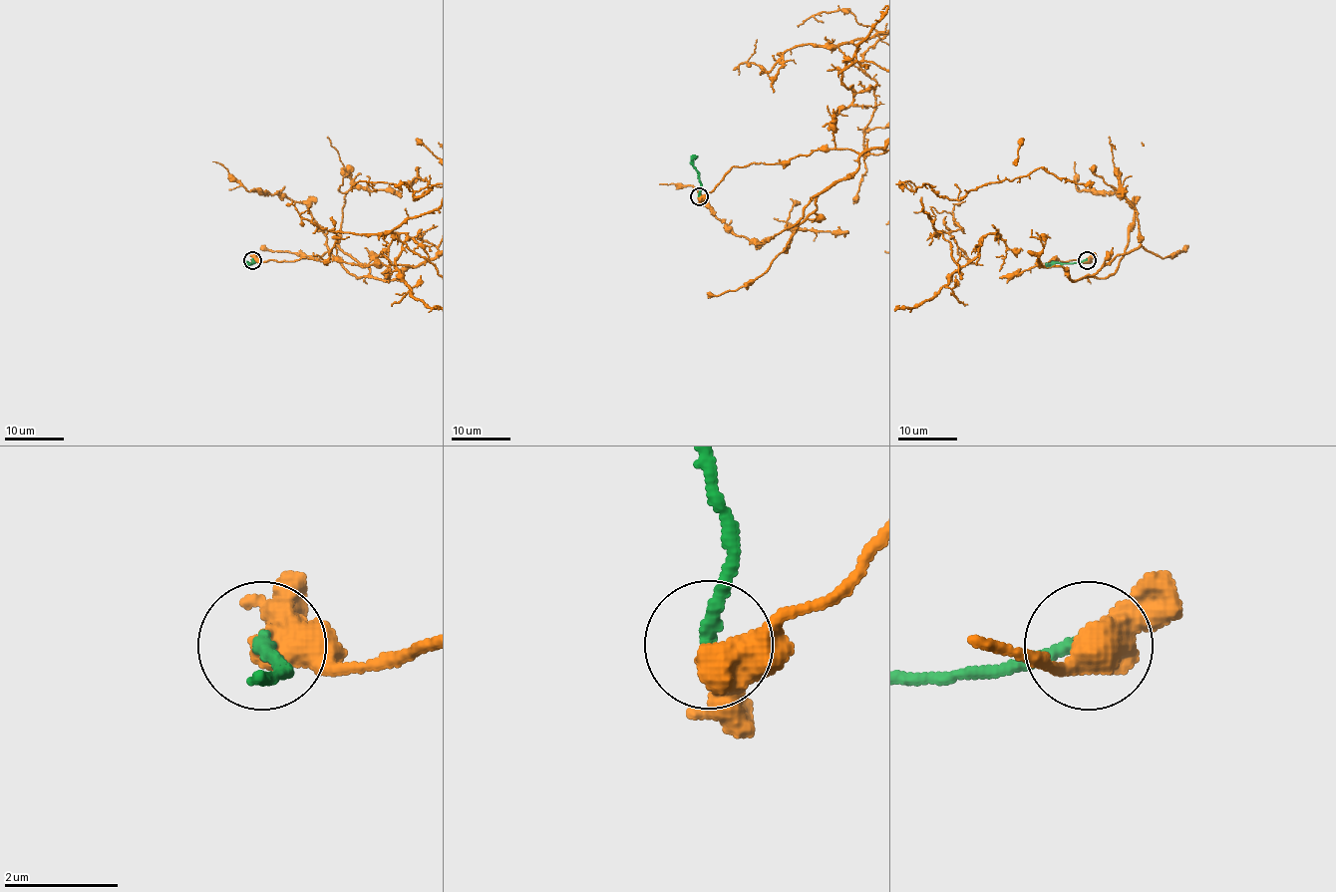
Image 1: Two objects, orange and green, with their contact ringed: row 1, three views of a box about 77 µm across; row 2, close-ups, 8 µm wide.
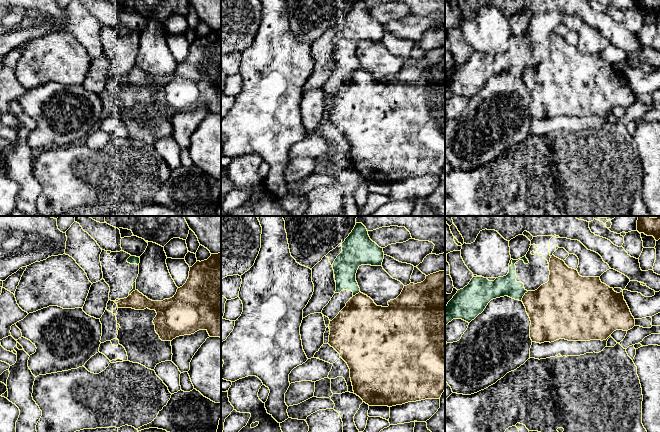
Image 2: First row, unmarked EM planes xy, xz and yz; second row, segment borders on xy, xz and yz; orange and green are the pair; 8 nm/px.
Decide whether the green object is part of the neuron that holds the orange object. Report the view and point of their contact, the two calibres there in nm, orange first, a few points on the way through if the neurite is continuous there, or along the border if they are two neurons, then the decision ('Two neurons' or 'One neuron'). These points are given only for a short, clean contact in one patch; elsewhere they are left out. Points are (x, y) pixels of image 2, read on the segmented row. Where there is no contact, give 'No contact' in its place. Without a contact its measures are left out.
Touches orange at yz (523, 296). Thickness 380 nm (orange) against 160 nm. Two neurons

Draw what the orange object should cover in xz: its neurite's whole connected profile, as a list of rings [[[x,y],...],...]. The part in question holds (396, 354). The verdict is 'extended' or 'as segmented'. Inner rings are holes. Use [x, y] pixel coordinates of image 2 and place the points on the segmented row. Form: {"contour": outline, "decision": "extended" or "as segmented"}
{"contour": [[[439,271],[426,276],[421,283],[410,283],[404,286],[401,294],[394,300],[388,301],[388,307],[377,306],[367,295],[359,292],[353,296],[339,314],[330,321],[329,342],[340,357],[347,363],[350,369],[350,378],[354,394],[359,396],[369,406],[396,406],[408,402],[416,402],[425,399],[440,399],[445,391],[445,271]]], "decision": "as segmented"}

